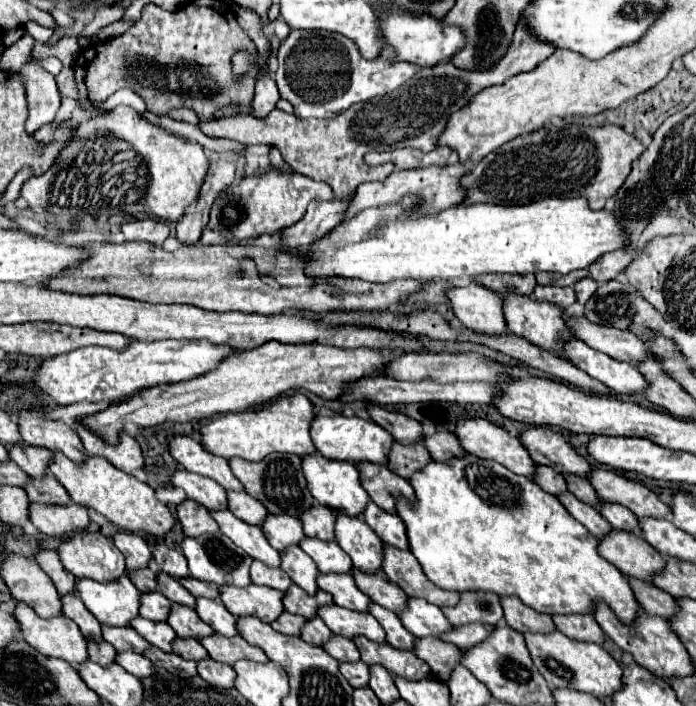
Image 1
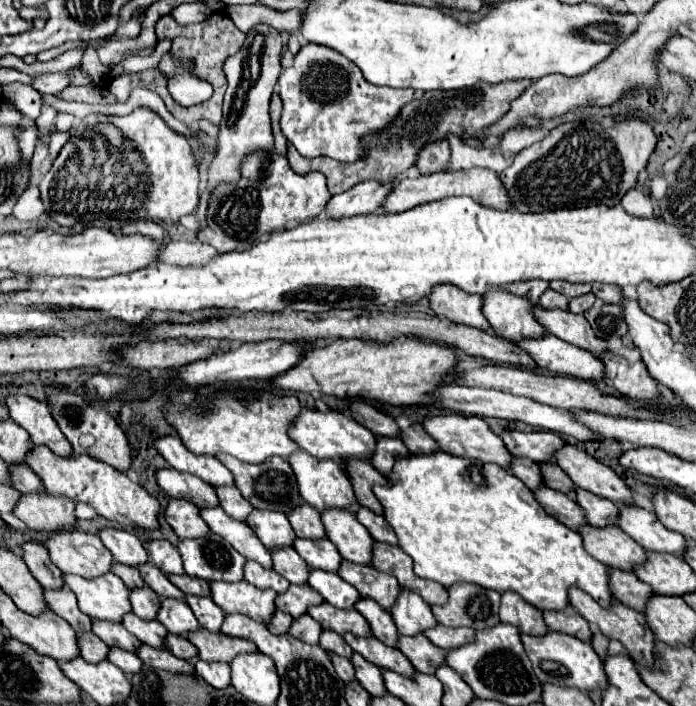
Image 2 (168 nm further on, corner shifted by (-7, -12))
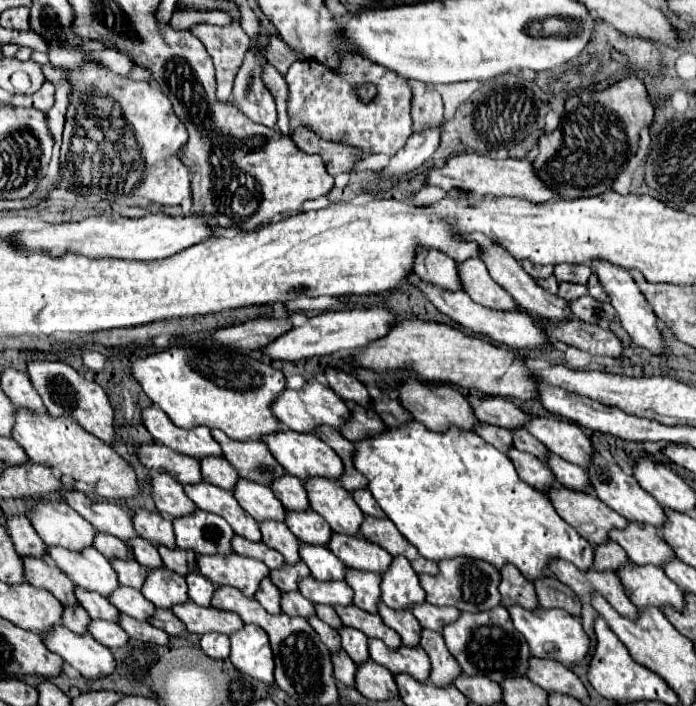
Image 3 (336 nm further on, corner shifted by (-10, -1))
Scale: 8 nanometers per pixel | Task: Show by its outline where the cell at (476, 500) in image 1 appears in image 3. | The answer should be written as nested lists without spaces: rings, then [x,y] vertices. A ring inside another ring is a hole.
[[[412,421],[398,429],[388,429],[378,437],[364,439],[354,447],[354,465],[370,481],[370,493],[386,517],[424,559],[438,563],[454,557],[470,557],[486,561],[496,569],[510,563],[530,581],[542,577],[546,567],[556,559],[572,561],[580,571],[594,567],[594,545],[580,537],[578,531],[556,513],[544,493],[526,485],[518,477],[516,467],[504,453],[490,447],[490,443],[482,441],[476,433],[460,431],[456,427],[448,433],[436,433],[422,423]]]

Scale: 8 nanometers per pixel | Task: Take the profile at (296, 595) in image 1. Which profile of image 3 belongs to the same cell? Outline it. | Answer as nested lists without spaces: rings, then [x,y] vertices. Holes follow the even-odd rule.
[[[298,561],[296,565],[286,563],[282,569],[272,571],[270,579],[282,593],[290,593],[290,591],[298,591],[298,583],[310,575],[312,575],[310,569],[302,561]]]

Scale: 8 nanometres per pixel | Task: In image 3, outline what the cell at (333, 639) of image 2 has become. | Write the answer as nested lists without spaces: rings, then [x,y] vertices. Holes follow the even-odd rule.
[[[316,605],[316,615],[318,615],[324,623],[328,623],[330,627],[334,627],[334,629],[340,629],[340,627],[342,627],[342,621],[340,621],[338,613],[334,611],[334,607],[328,607],[328,605]]]

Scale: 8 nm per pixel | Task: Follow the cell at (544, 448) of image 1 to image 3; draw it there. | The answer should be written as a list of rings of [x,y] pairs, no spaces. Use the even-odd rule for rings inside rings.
[[[492,397],[492,399],[484,399],[476,409],[474,409],[476,417],[482,423],[488,425],[498,425],[504,427],[508,431],[516,431],[522,429],[526,421],[530,421],[530,415],[520,411],[518,407],[514,407],[510,401],[502,399],[502,397]]]

